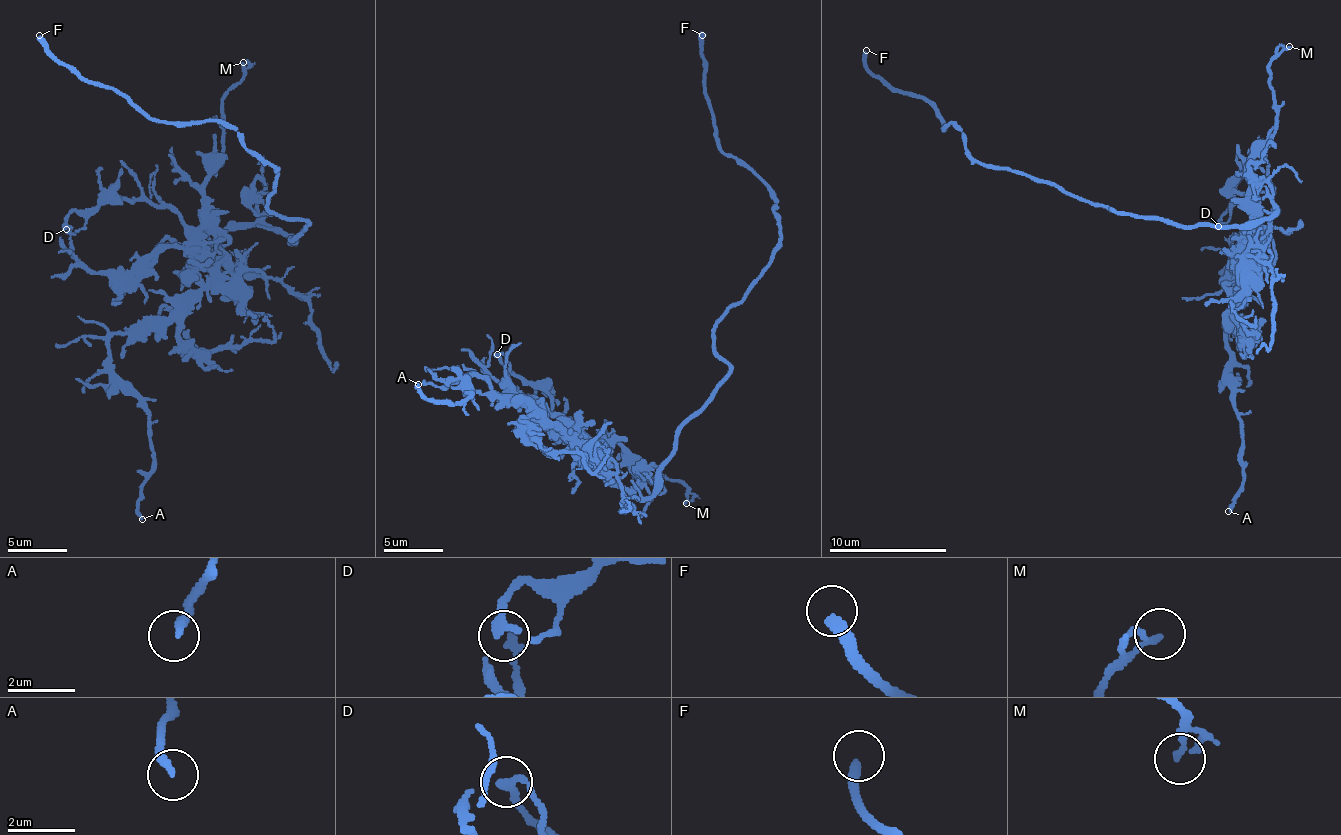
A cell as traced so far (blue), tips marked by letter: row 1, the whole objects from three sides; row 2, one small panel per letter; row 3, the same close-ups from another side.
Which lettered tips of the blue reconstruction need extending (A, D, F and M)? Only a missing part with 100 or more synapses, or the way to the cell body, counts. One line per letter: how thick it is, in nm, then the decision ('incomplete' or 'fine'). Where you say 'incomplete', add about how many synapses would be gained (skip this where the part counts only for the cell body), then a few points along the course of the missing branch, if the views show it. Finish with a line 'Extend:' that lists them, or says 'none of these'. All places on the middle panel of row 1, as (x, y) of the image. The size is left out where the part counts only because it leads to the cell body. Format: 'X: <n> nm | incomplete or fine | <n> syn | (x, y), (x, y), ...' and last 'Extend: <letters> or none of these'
A: 240 nm | fine
D: 190 nm | fine
F: 320 nm | incomplete
M: 170 nm | fine
Extend: F

